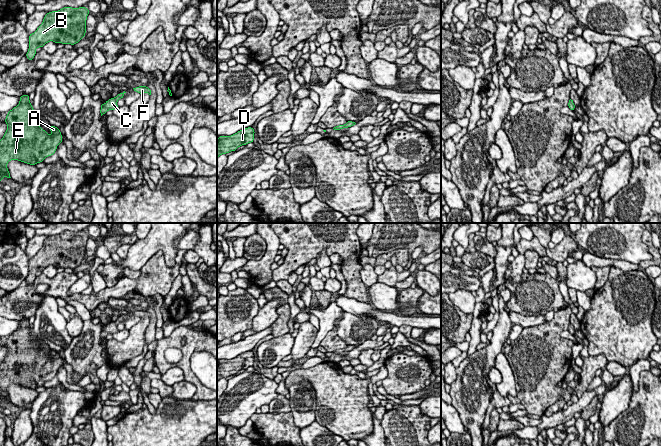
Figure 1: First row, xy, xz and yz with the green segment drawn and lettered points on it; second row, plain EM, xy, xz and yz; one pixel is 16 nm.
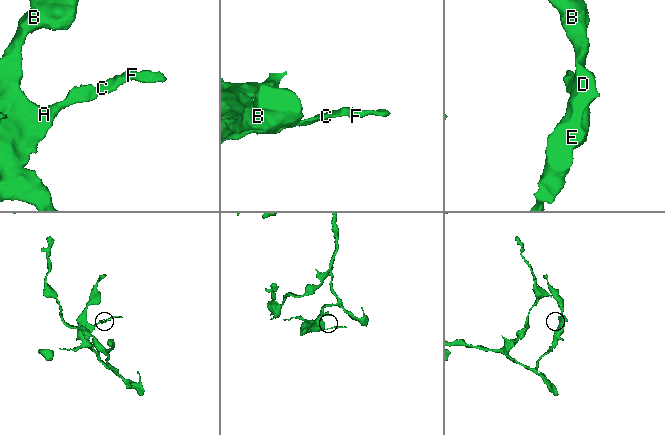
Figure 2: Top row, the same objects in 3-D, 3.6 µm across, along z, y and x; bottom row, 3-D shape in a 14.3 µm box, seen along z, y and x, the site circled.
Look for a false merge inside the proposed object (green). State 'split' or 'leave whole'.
leave whole

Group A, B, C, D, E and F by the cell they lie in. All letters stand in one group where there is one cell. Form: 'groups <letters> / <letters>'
groups A B C D E F

